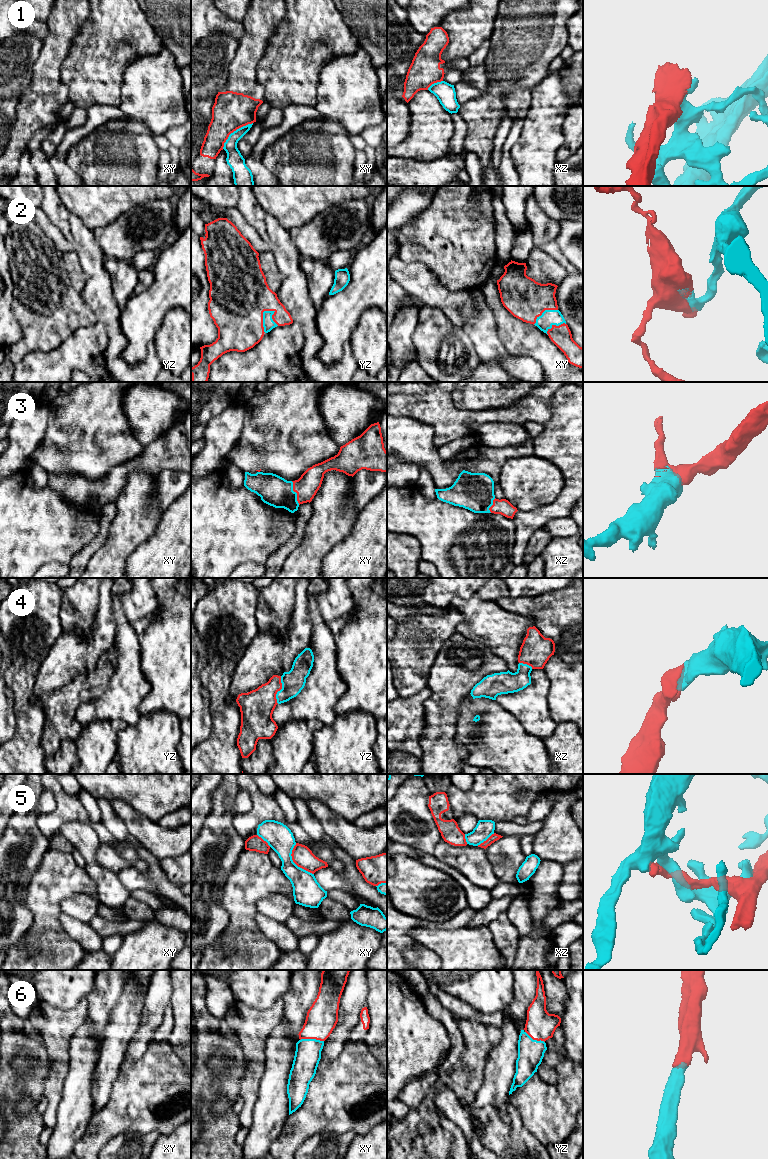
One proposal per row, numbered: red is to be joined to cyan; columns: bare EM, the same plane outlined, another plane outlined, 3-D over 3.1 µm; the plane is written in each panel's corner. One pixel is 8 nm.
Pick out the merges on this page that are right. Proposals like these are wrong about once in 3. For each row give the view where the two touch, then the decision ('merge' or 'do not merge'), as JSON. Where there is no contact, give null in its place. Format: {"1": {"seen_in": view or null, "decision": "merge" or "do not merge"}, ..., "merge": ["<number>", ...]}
{"1": {"seen_in": "xy", "decision": "do not merge"}, "2": {"seen_in": "yz", "decision": "merge"}, "3": {"seen_in": "xy", "decision": "merge"}, "4": {"seen_in": "yz", "decision": "merge"}, "5": {"seen_in": "xy", "decision": "do not merge"}, "6": {"seen_in": "xy", "decision": "merge"}, "merge": ["2", "3", "4", "6"]}

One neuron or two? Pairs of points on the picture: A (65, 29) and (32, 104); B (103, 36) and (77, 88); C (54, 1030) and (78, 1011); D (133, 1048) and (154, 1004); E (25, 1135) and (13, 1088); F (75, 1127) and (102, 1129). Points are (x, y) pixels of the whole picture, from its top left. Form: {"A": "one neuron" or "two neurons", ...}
{"A": "one neuron", "B": "one neuron", "C": "one neuron", "D": "one neuron", "E": "one neuron", "F": "two neurons"}

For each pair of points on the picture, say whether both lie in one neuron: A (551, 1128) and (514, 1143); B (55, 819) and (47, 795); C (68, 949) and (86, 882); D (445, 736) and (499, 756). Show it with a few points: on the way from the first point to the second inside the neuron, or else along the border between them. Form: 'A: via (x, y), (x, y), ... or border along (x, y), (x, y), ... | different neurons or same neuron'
A: border along (520, 1116), (523, 1125), (544, 1146) | different neurons
B: border along (46, 788), (55, 798), (55, 808), (39, 815) | different neurons
C: border along (63, 930), (39, 931) | different neurons
D: border along (457, 717), (455, 740), (466, 751), (465, 761) | different neurons

